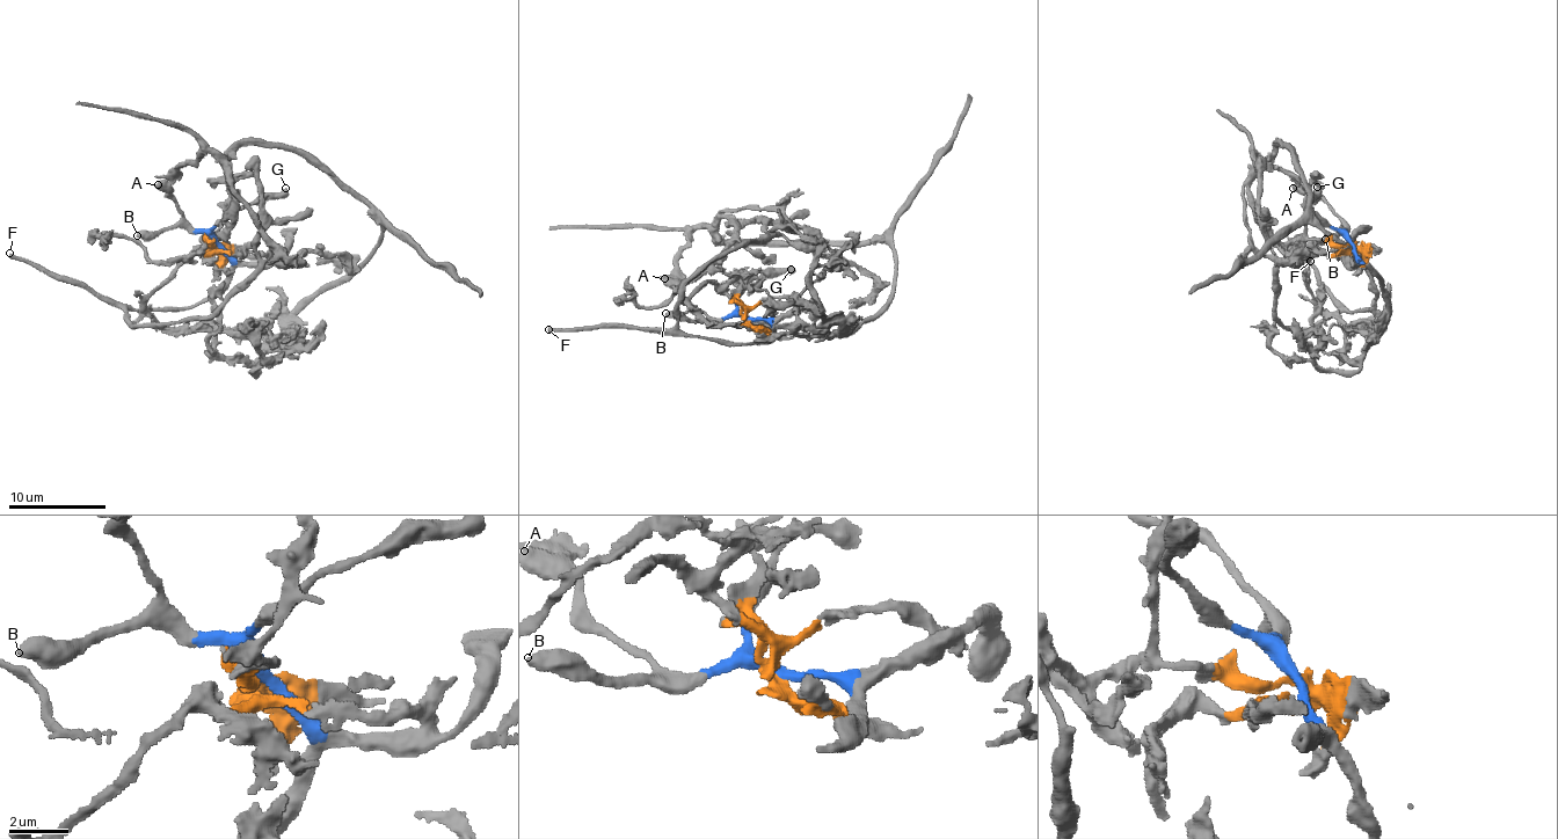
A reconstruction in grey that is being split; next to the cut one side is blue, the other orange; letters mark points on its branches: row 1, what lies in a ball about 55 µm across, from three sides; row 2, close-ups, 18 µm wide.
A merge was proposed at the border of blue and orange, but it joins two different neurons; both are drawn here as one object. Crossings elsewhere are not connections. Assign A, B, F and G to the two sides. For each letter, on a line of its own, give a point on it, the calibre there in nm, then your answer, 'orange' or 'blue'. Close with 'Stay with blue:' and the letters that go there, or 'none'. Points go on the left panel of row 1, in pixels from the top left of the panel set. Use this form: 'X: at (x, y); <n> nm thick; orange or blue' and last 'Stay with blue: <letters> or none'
A: at (158, 184); 650 nm thick; blue
B: at (137, 235); 550 nm thick; blue
F: at (9, 253); 320 nm thick; blue
G: at (285, 188); 550 nm thick; blue
Stay with blue: A, B, F, G

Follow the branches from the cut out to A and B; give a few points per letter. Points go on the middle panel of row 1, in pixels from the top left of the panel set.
A: (747, 319), (712, 320), (685, 298), (682, 289), (663, 279)
B: (747, 319), (722, 316), (714, 321), (693, 321), (665, 314)

